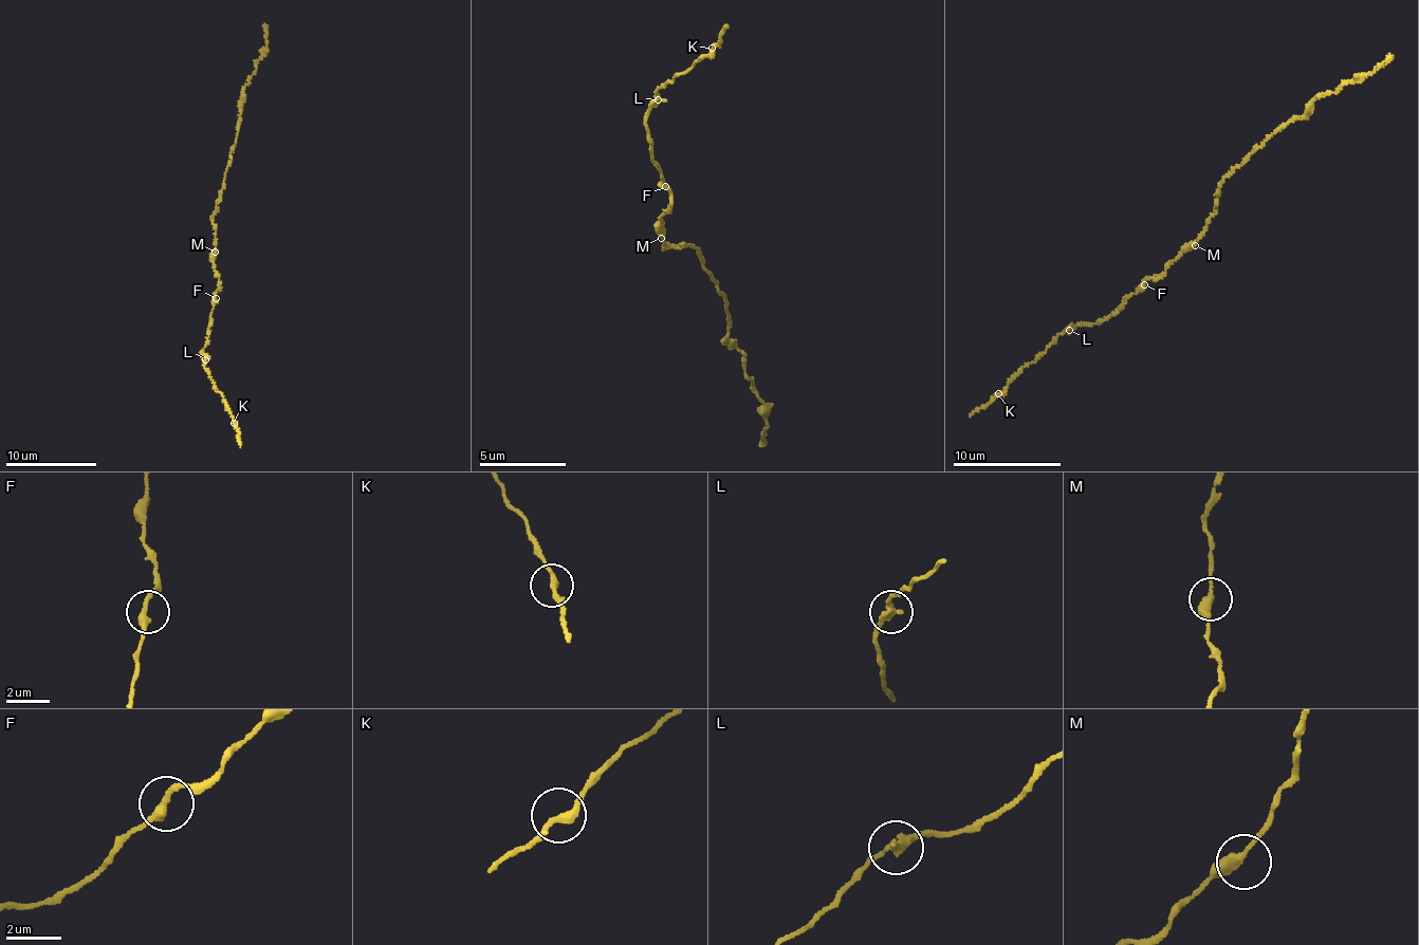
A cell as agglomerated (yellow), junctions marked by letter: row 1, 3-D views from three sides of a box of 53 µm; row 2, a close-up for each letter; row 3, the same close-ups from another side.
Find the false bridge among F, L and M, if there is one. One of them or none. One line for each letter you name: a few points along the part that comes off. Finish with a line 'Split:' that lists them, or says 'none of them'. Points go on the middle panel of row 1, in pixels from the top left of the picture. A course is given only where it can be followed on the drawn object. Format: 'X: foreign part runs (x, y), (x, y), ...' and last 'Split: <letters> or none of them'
Split: none of them

